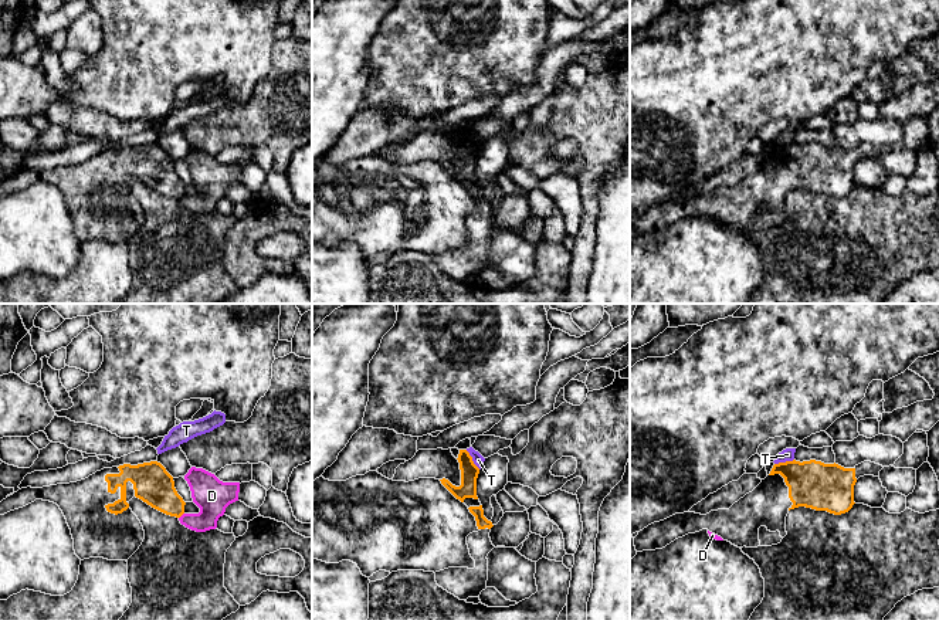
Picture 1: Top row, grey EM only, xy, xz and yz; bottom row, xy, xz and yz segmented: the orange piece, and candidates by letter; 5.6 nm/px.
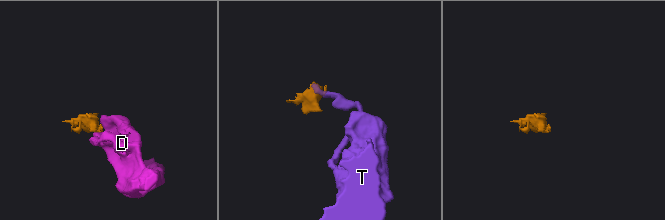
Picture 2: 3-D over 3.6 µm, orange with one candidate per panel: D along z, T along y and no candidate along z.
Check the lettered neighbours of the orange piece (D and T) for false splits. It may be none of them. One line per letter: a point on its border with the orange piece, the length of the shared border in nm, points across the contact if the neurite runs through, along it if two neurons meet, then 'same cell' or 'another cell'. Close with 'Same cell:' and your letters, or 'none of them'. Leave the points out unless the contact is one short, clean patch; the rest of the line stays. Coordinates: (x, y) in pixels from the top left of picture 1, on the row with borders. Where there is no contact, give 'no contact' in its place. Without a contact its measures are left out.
D: meets orange in xy at (182, 514); contact 50 nm long; border along xy (183, 512), (179, 518); another cell
T: meets orange in xz at (471, 460); contact 140 nm long; border along xz (465, 450), (480, 468); another cell
Same cell: none of them

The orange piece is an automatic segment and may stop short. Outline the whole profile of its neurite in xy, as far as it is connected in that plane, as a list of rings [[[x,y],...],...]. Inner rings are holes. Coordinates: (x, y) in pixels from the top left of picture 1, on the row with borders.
[[[150,461],[104,468],[77,482],[21,488],[0,502],[0,515],[23,508],[35,499],[54,502],[67,519],[75,555],[81,560],[89,558],[128,560],[145,539],[143,526],[128,504],[133,497],[166,515],[180,518],[184,514],[186,502],[177,494],[173,477],[160,463]]]

